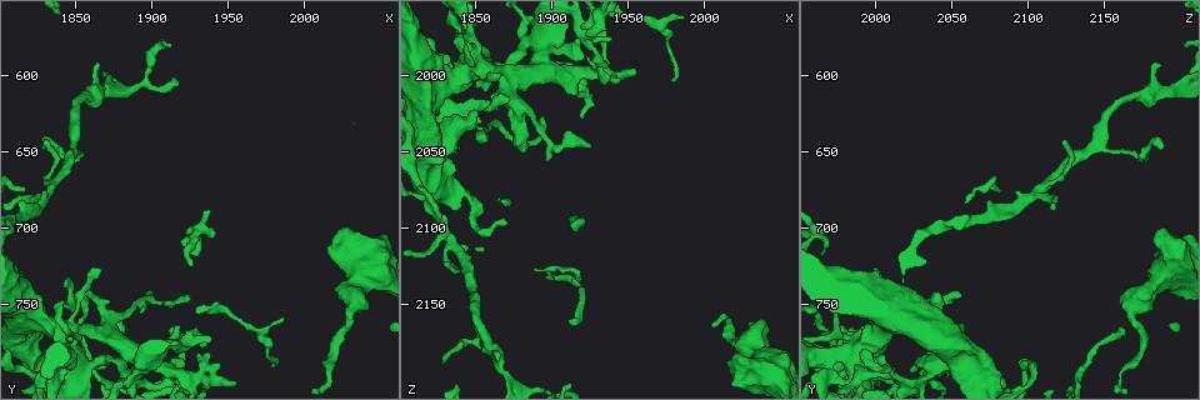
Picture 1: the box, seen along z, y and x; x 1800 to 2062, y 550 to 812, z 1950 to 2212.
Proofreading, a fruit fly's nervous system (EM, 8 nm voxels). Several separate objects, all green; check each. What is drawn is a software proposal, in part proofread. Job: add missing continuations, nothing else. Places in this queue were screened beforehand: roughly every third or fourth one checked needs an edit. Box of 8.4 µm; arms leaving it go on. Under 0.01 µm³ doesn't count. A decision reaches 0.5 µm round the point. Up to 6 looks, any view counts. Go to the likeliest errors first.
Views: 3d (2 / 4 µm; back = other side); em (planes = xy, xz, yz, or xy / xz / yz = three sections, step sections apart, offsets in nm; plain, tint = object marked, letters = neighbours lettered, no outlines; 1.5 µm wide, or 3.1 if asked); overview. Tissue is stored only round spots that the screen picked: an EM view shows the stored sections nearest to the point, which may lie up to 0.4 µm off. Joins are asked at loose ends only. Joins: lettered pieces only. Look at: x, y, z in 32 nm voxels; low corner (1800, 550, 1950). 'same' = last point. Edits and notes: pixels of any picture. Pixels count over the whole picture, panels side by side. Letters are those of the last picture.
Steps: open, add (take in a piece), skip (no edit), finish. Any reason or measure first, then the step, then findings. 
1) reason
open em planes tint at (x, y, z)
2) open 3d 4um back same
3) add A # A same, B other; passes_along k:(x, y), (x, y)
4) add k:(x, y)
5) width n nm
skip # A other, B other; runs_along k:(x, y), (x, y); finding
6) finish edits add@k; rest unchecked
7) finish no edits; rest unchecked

free end
open 3d 2um at (1852, 794, 2022)

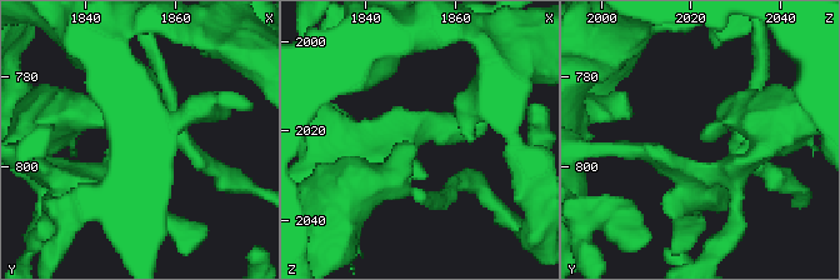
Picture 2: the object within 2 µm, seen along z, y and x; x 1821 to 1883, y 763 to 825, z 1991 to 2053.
open em xy step 8 tint at (1851, 793, 2023)

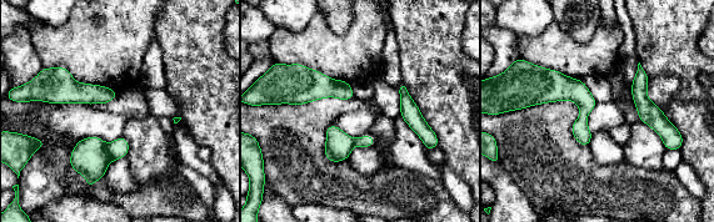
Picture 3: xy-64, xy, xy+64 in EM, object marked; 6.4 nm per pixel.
open em planes letters same

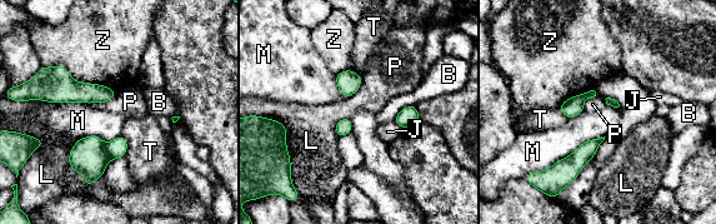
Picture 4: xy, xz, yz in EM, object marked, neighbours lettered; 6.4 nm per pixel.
skip # B other, J other, L other, M other, P other, T other, Z other; border 4:(120, 135), (126, 142), (125, 154); no lettered piece goes on from it

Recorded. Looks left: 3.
tapers out
open 3d 4um at (1826, 646, 2186)

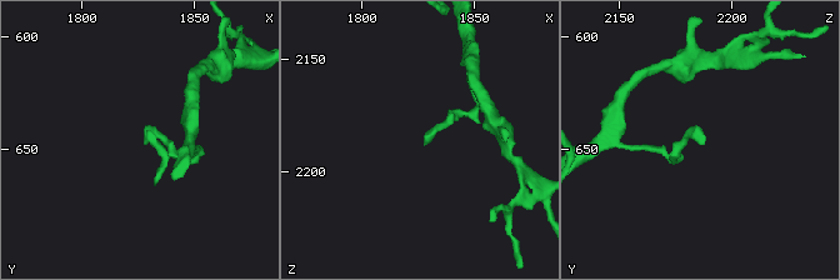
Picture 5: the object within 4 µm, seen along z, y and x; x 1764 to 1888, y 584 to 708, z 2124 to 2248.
shape alone is not enough
open em planes letters at (1829, 646, 2187)

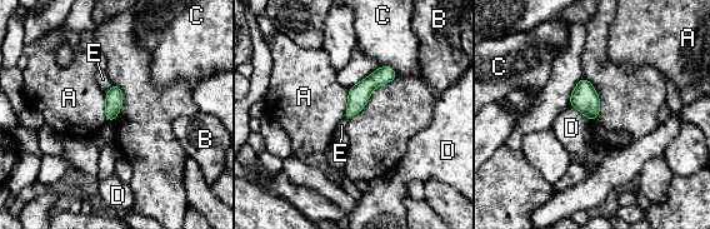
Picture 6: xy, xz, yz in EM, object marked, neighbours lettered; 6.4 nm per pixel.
width 110 nm
skip # A other, B other, C other, D other, E other; runs_along 6:(390, 70), (358, 96), (349, 114); none of them fits

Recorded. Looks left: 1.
finish no edits; rest unchecked

